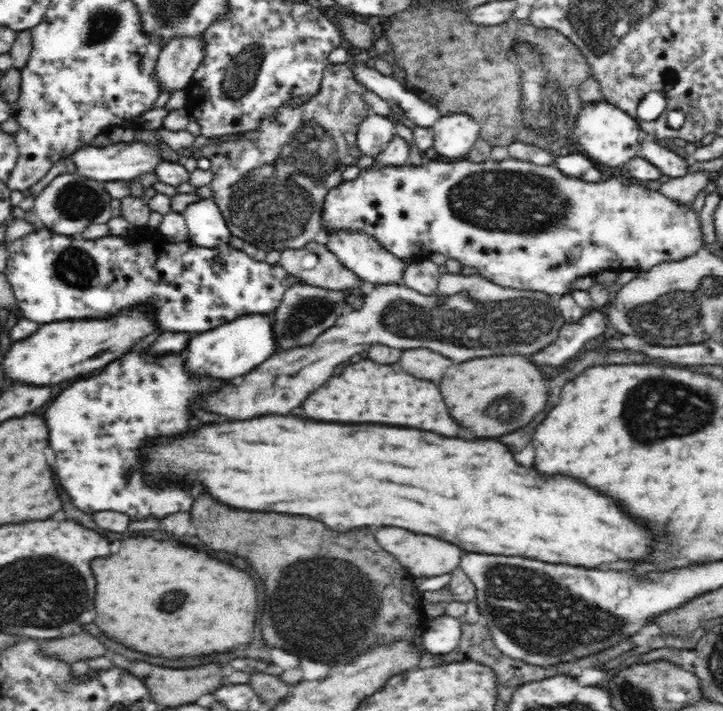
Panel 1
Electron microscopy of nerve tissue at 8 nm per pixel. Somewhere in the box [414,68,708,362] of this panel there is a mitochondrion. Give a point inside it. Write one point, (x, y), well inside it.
(517, 201)

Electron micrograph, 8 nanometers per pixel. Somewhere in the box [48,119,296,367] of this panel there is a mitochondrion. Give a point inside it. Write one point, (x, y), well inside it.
(77, 268)

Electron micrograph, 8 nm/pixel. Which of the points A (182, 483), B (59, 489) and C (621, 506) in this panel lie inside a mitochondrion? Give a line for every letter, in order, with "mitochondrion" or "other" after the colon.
A: other
B: other
C: other

